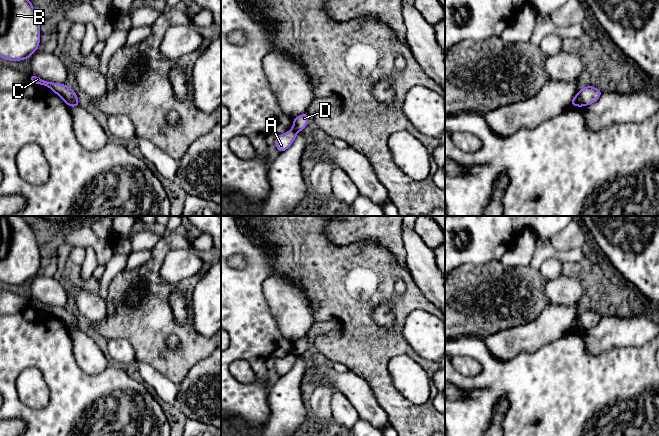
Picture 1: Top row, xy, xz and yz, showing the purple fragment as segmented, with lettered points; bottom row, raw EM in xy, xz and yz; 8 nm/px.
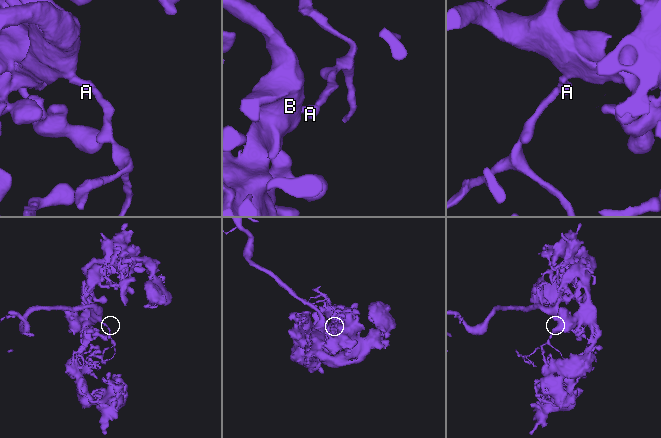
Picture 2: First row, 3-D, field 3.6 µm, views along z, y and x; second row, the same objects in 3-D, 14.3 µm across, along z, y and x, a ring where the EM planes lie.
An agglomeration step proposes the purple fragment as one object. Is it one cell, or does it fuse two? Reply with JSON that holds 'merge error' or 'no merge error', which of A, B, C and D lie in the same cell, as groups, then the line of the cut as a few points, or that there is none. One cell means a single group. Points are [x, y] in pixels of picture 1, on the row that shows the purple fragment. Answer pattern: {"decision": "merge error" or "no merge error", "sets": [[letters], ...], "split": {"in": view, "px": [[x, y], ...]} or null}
{"decision": "merge error", "sets": [["A", "B", "C"], ["D"]], "split": {"in": "yz", "px": [[578, 93], [583, 105]]}}

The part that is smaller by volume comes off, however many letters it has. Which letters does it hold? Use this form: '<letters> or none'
D

